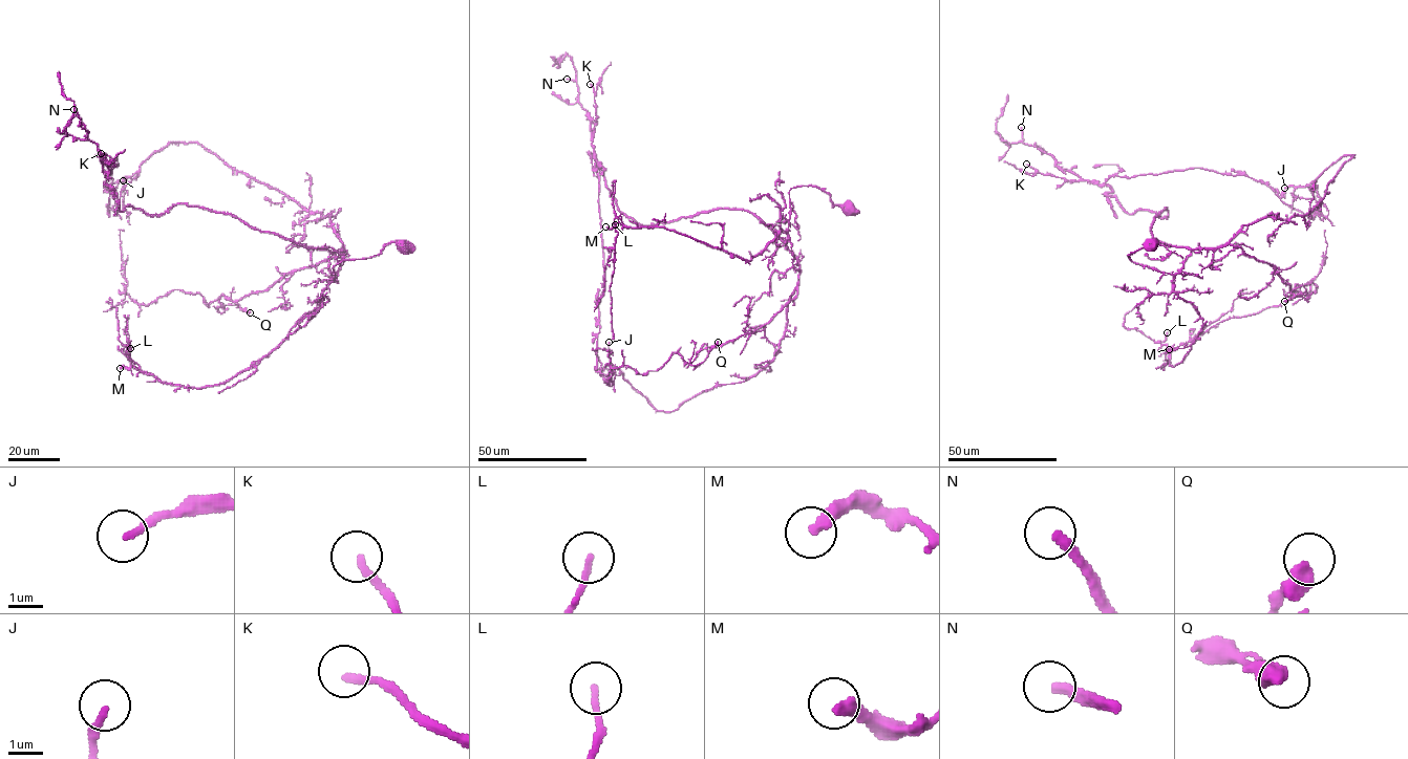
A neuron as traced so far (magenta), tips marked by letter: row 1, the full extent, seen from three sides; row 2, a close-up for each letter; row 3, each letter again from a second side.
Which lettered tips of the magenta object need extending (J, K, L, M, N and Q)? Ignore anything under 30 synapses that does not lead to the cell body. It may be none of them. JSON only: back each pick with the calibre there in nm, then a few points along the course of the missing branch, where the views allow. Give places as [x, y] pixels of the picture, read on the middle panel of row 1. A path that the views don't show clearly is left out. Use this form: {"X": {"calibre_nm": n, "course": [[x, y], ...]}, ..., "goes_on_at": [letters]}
{"K": {"calibre_nm": 240, "course": [[590, 84], [574, 51], [559, 42], [551, 47]]}, "N": {"calibre_nm": 300, "course": [[567, 79], [576, 80], [587, 60], [590, 22], [589, 135], [561, 178]]}, "goes_on_at": ["K", "N"]}

